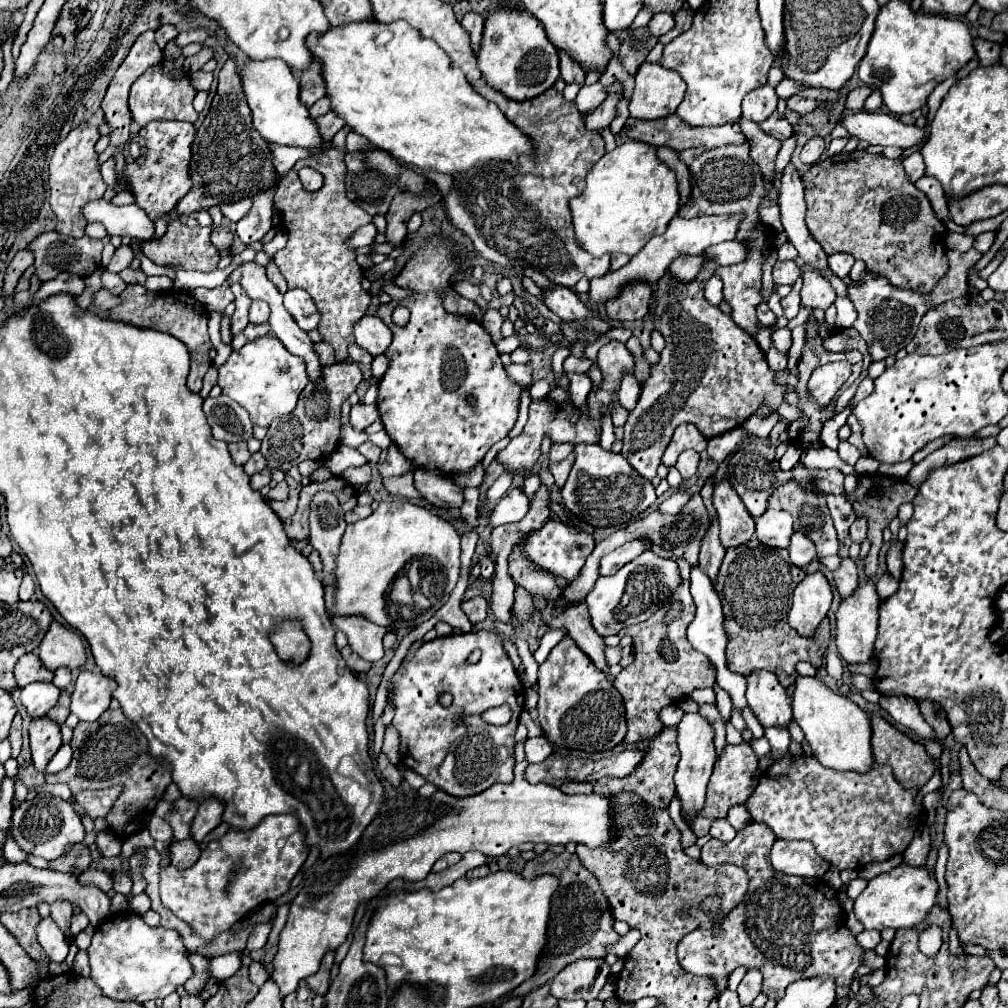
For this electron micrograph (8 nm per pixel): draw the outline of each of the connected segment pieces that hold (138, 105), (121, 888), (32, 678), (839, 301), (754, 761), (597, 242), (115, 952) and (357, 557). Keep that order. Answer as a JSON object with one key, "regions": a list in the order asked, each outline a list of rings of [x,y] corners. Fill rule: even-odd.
{"regions":[[[[156,64],[148,68],[134,84],[130,90],[130,112],[132,120],[144,128],[152,120],[182,120],[182,122],[196,122],[198,114],[192,108],[192,100],[196,96],[196,90],[192,88],[190,80],[174,80],[168,74],[162,74],[162,66]]],[[[116,872],[112,878],[114,878],[114,892],[120,892],[120,894],[128,896],[130,890],[132,890],[132,878],[124,872]]],[[[24,654],[14,668],[14,676],[20,688],[24,688],[30,682],[52,682],[54,674],[48,672],[42,664],[42,660],[36,654]]],[[[838,296],[836,298],[836,302],[834,302],[834,306],[838,308],[838,320],[836,320],[836,326],[838,328],[850,328],[852,326],[852,322],[856,320],[856,310],[854,310],[854,304],[848,300],[848,298],[842,298],[842,296]]],[[[742,742],[742,744],[726,744],[724,752],[720,754],[716,766],[714,766],[714,772],[710,776],[710,782],[708,782],[708,792],[706,792],[706,804],[704,808],[694,814],[692,818],[688,818],[690,822],[690,828],[696,830],[696,836],[706,836],[712,822],[718,820],[718,818],[726,818],[728,810],[736,804],[746,804],[748,796],[756,790],[756,768],[758,768],[758,756],[752,752],[752,746]]],[[[630,140],[604,154],[586,176],[586,188],[570,200],[576,242],[592,256],[614,252],[634,256],[652,236],[668,228],[678,204],[676,174],[658,160],[654,146]]],[[[122,914],[122,916],[110,916],[106,918],[94,932],[92,936],[92,944],[88,948],[90,954],[90,978],[96,982],[96,986],[114,1000],[130,1000],[130,1002],[138,1002],[144,1004],[148,1000],[158,1000],[164,998],[164,942],[168,940],[168,960],[166,960],[166,980],[172,980],[172,984],[168,984],[168,994],[176,992],[176,988],[180,984],[184,984],[190,976],[192,976],[192,964],[188,962],[188,948],[182,944],[182,938],[176,930],[166,930],[162,926],[150,928],[138,914]]],[[[408,500],[382,502],[368,518],[348,524],[340,542],[334,570],[334,604],[332,616],[362,616],[378,626],[412,630],[434,616],[448,602],[460,574],[460,536],[454,526],[442,520],[432,510],[420,508]]]]}

